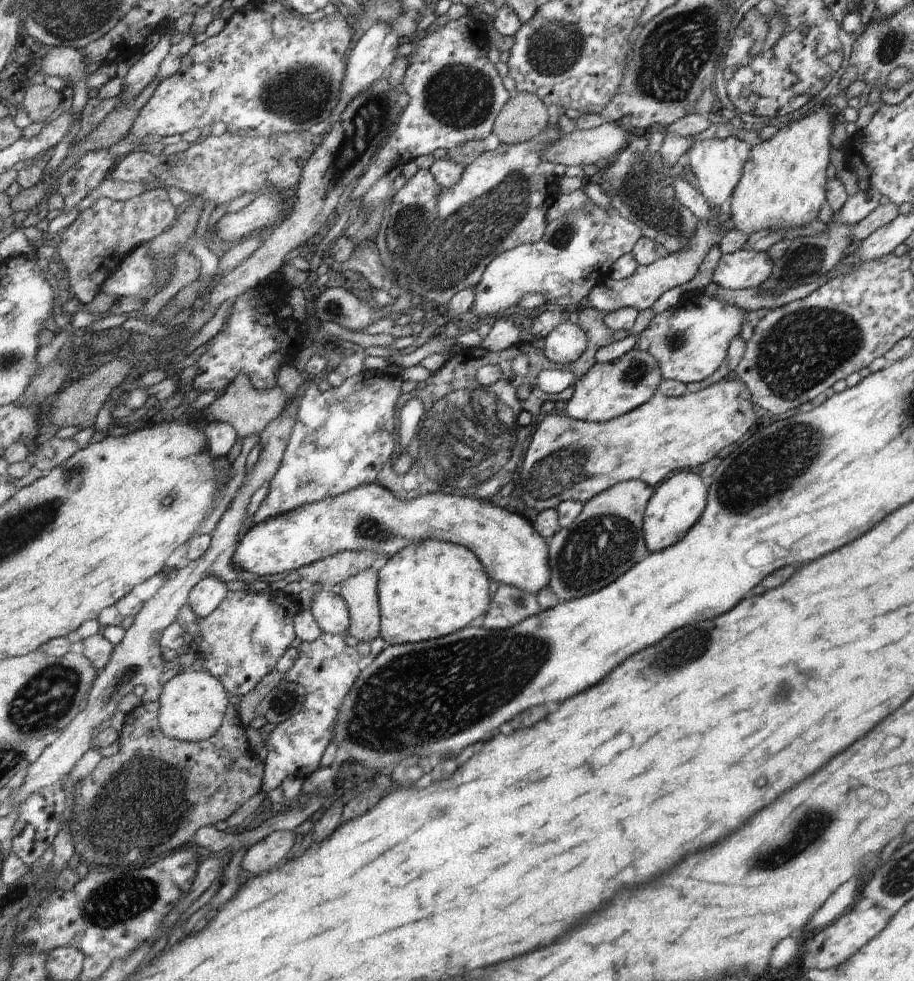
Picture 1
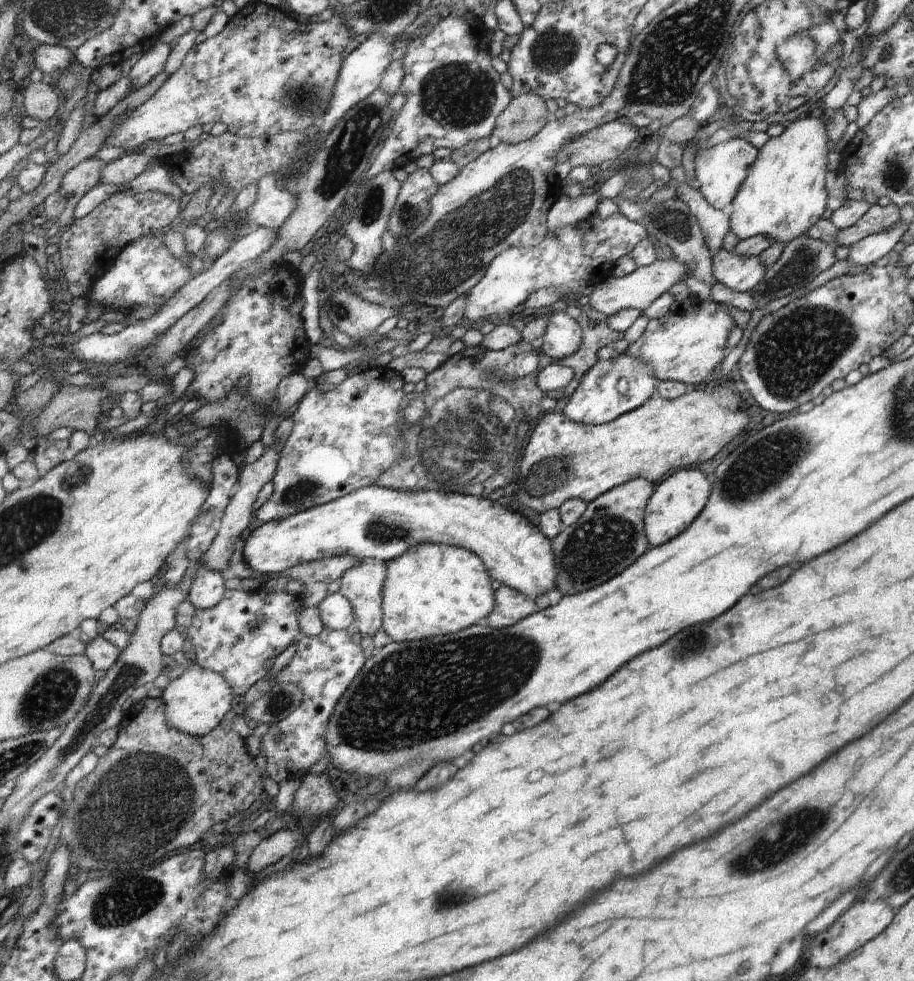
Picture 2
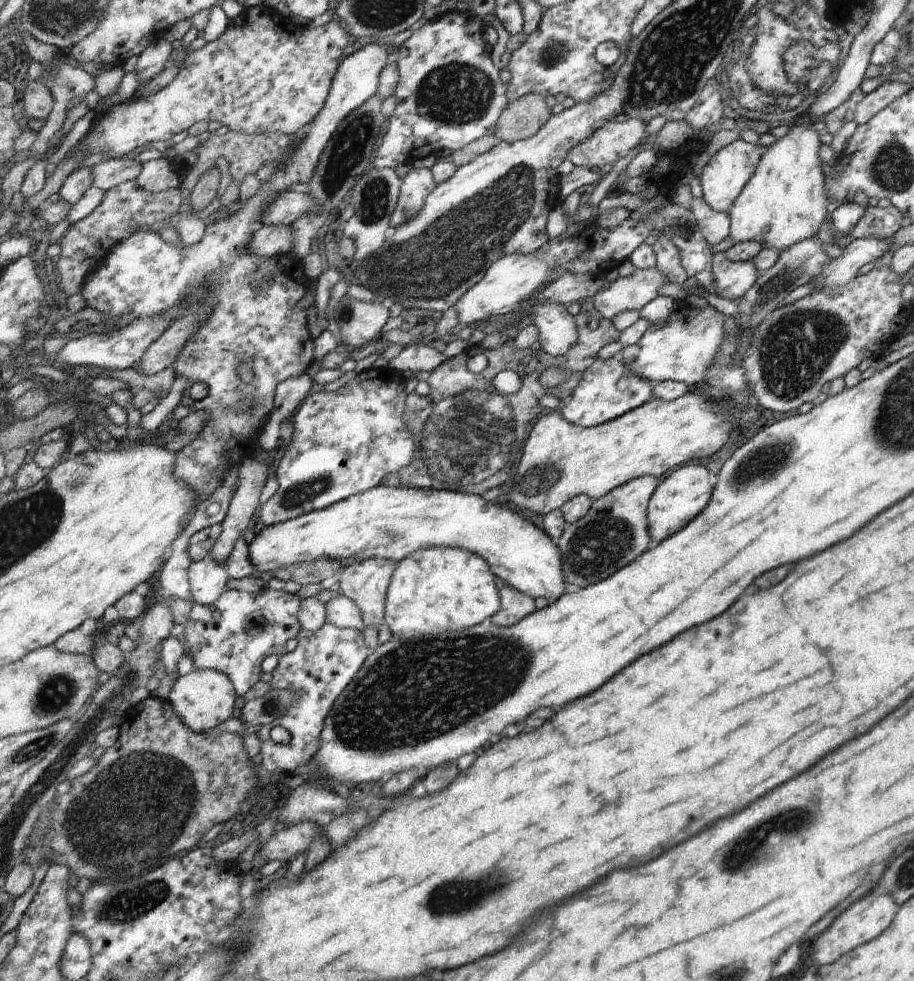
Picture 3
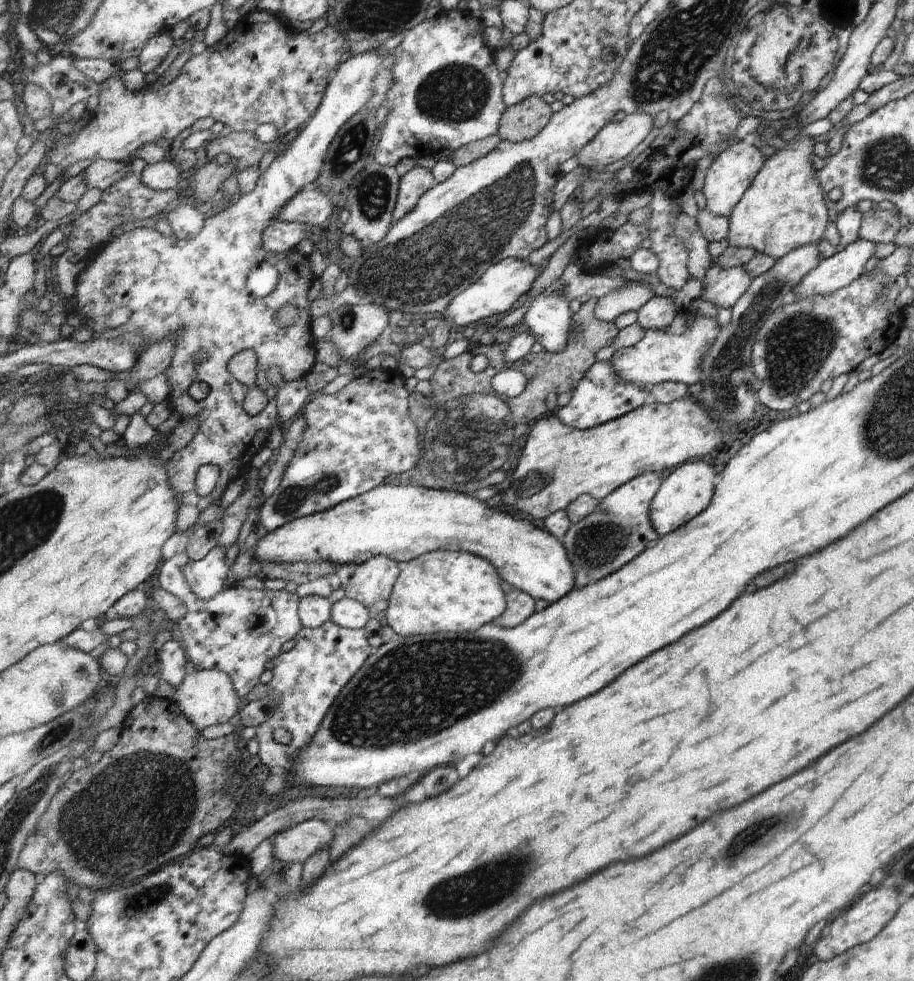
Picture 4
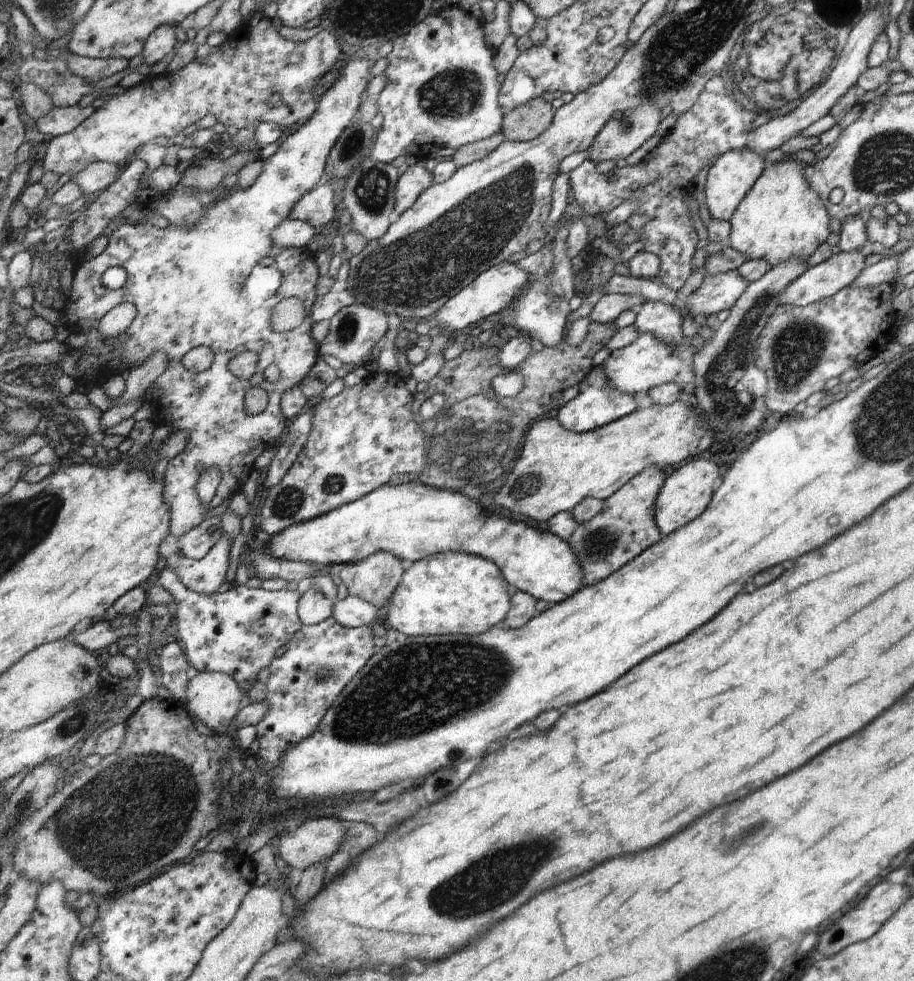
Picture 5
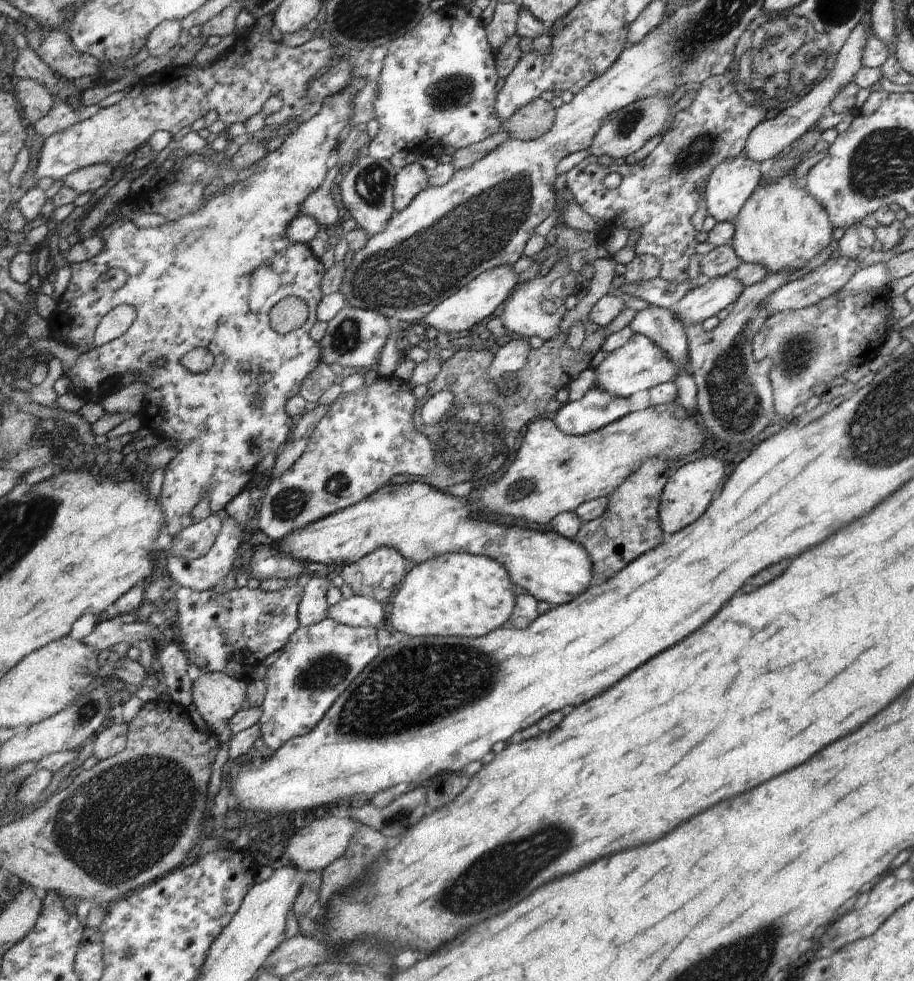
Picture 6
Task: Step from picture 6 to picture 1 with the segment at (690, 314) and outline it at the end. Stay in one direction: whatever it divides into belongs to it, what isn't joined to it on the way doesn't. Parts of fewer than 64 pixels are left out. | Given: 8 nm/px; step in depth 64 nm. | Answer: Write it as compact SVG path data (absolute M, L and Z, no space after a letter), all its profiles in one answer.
M742 249L721 255L712 274L712 282L734 291L759 287L771 274L772 260L763 252Z

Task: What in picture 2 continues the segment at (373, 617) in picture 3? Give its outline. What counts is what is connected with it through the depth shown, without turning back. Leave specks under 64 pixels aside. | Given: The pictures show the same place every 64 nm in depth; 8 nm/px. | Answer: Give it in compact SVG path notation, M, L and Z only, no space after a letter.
M365 560L358 567L348 570L340 580L339 592L345 595L353 605L356 614L356 622L353 632L359 637L375 636L381 626L383 627L383 585L386 579L386 568L389 563L377 560Z

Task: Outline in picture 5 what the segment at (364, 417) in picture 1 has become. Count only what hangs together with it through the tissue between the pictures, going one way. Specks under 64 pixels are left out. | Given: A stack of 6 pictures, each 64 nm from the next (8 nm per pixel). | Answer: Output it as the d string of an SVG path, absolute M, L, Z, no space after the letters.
M379 373L369 374L362 381L353 385L352 387L344 387L344 389L334 397L320 399L316 403L312 403L310 409L313 410L311 430L308 434L307 442L299 452L296 460L291 468L287 471L286 475L281 479L279 484L275 485L268 492L267 498L264 500L264 505L260 508L261 520L260 525L262 530L273 535L283 533L285 529L297 524L298 522L305 522L313 520L314 518L323 516L336 508L341 508L343 505L348 505L350 502L359 500L366 494L373 492L385 486L391 482L392 478L397 473L415 474L424 471L429 466L429 448L427 448L425 442L423 442L423 430L419 428L419 424L413 420L413 412L411 412L411 402L413 402L413 393L409 392L407 384L405 384L407 378L401 373Z

